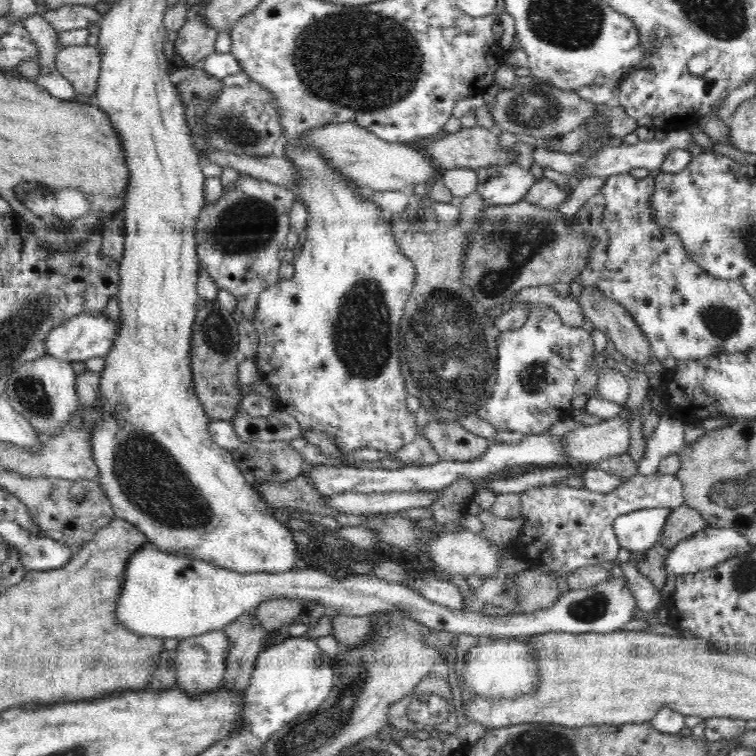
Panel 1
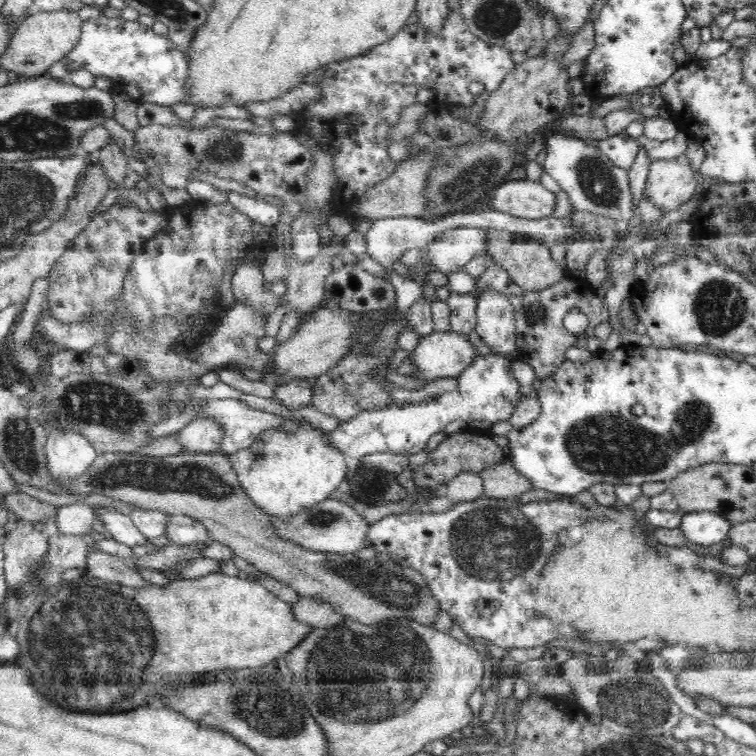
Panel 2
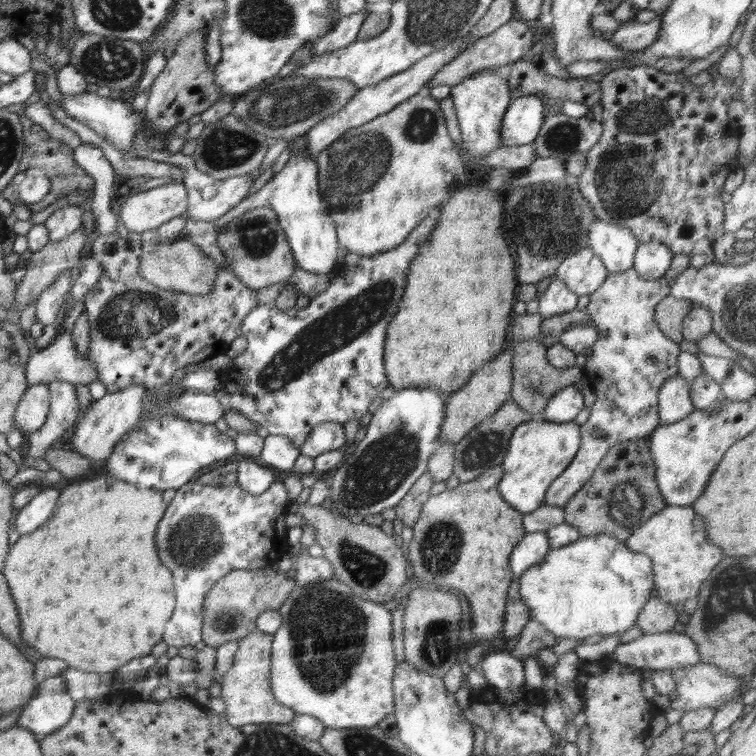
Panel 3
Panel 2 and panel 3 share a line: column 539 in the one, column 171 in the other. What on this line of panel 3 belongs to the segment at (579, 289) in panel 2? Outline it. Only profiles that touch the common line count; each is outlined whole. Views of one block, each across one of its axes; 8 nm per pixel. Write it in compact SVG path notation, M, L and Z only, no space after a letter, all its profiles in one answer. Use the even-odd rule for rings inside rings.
M104 248L104 260L100 260L100 266L104 268L104 273L83 299L90 328L89 352L86 356L94 362L98 369L98 380L106 385L110 393L136 383L144 383L148 389L158 388L170 382L176 370L224 354L230 343L242 335L242 322L248 312L256 306L274 302L282 291L287 290L284 283L259 290L250 289L226 266L218 268L213 290L207 296L163 290L140 276L136 256L130 256L118 248Z

